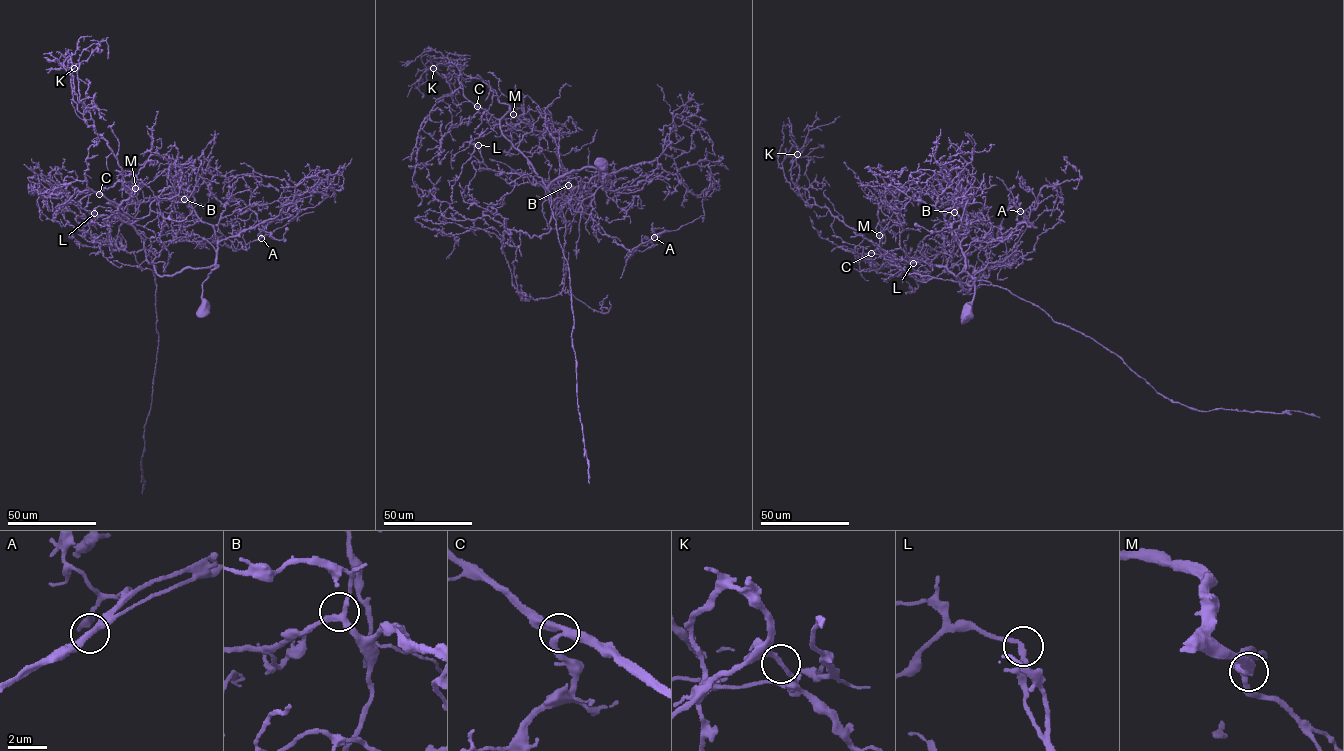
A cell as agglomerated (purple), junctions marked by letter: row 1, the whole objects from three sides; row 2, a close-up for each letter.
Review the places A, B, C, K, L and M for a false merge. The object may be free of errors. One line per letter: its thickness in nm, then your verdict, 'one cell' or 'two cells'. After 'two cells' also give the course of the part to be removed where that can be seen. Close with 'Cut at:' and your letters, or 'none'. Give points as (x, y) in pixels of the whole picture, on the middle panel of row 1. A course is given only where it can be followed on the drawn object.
A: 320 nm | one cell
B: 280 nm | one cell
C: 300 nm | one cell
K: 200 nm | one cell
L: 200 nm | one cell
M: 320 nm | one cell
Cut at: none

